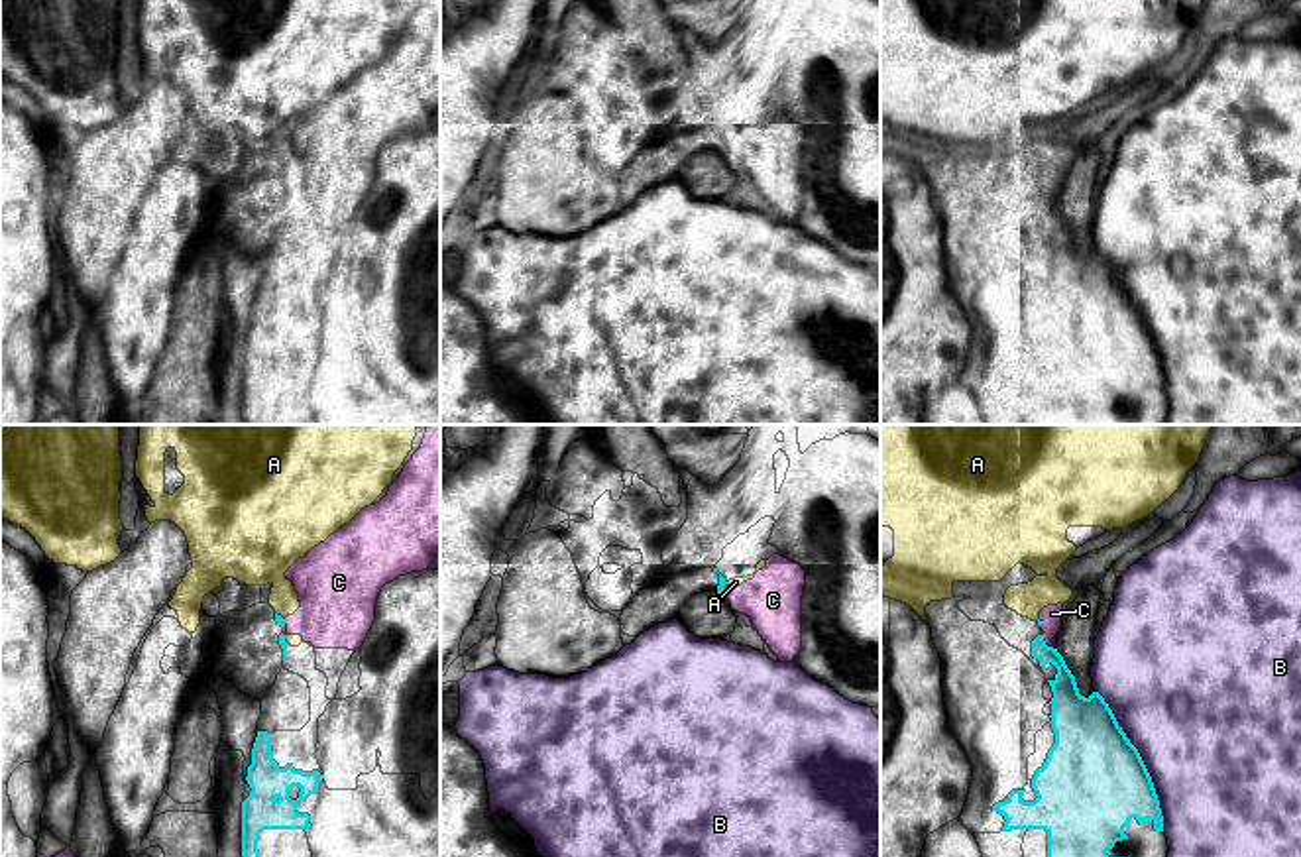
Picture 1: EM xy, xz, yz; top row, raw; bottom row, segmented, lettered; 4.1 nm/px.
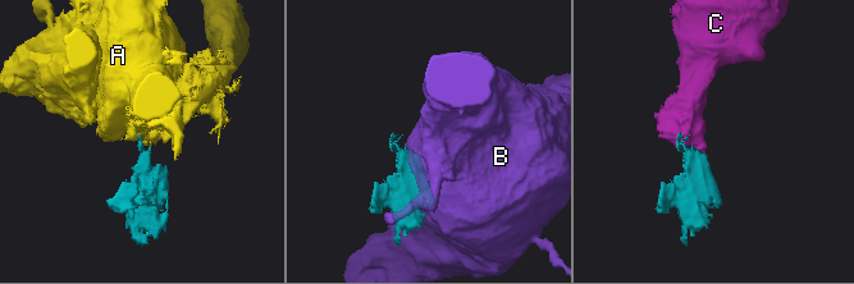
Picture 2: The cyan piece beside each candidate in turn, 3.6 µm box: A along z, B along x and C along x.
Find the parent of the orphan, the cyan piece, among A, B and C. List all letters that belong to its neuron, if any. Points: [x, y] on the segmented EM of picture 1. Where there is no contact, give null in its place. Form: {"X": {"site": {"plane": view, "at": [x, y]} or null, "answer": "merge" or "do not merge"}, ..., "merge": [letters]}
{"A": {"site": {"plane": "xy", "at": [280, 616]}, "answer": "do not merge"}, "B": {"site": {"plane": "yz", "at": [1142, 761]}, "answer": "do not merge"}, "C": {"site": {"plane": "yz", "at": [1044, 641]}, "answer": "merge"}, "merge": ["C"]}

